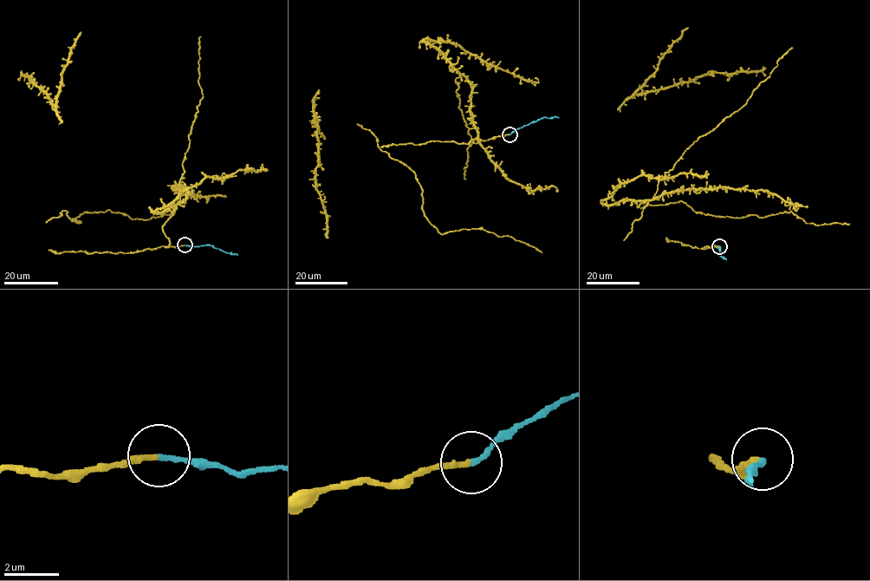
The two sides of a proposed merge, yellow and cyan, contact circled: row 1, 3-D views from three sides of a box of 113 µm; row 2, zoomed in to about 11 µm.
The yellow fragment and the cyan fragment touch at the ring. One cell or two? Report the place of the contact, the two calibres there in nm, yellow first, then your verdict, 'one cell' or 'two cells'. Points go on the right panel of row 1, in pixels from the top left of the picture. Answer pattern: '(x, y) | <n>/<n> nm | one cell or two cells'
(719, 246) | 190/190 nm | one cell

